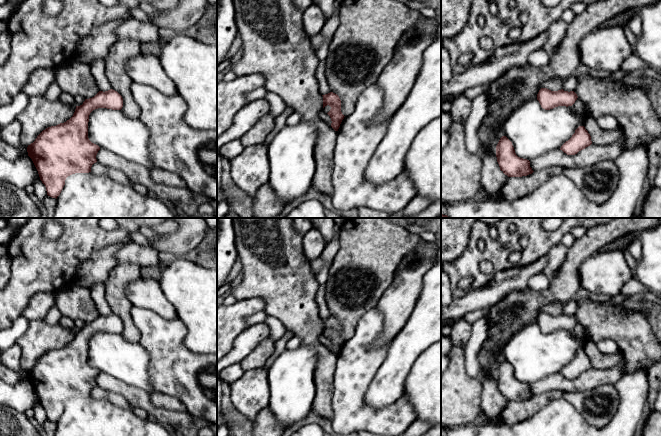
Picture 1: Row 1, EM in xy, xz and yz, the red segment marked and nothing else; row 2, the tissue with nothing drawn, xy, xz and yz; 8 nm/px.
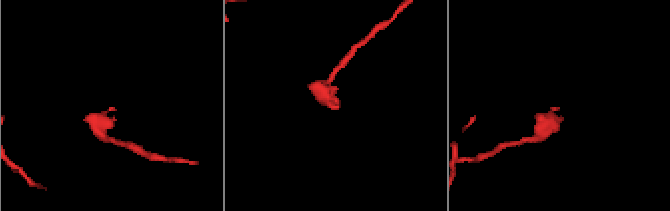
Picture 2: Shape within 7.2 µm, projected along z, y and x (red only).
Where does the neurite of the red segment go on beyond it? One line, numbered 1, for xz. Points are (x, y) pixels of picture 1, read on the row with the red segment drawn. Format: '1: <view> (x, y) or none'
1: none

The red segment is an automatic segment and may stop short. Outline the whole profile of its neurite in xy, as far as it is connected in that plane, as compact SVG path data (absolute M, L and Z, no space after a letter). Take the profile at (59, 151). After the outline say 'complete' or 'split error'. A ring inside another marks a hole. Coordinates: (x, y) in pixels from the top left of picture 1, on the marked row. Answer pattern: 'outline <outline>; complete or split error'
outline M99 91L94 97L85 99L82 105L76 106L69 120L46 128L28 145L28 156L48 196L57 199L68 176L89 173L97 162L100 147L88 138L90 113L98 108L121 110L122 107L123 98L117 91Z; complete

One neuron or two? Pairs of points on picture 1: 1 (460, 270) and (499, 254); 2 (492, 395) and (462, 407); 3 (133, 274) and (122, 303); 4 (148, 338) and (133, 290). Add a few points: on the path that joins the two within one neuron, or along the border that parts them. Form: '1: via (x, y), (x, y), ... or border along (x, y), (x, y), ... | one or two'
1: via (470, 260), (475, 255), (489, 254) | one
2: border along (478, 377), (481, 383), (481, 411) | two
3: via (125, 280), (120, 285), (120, 295) | one
4: border along (134, 306), (151, 310), (160, 315) | two

